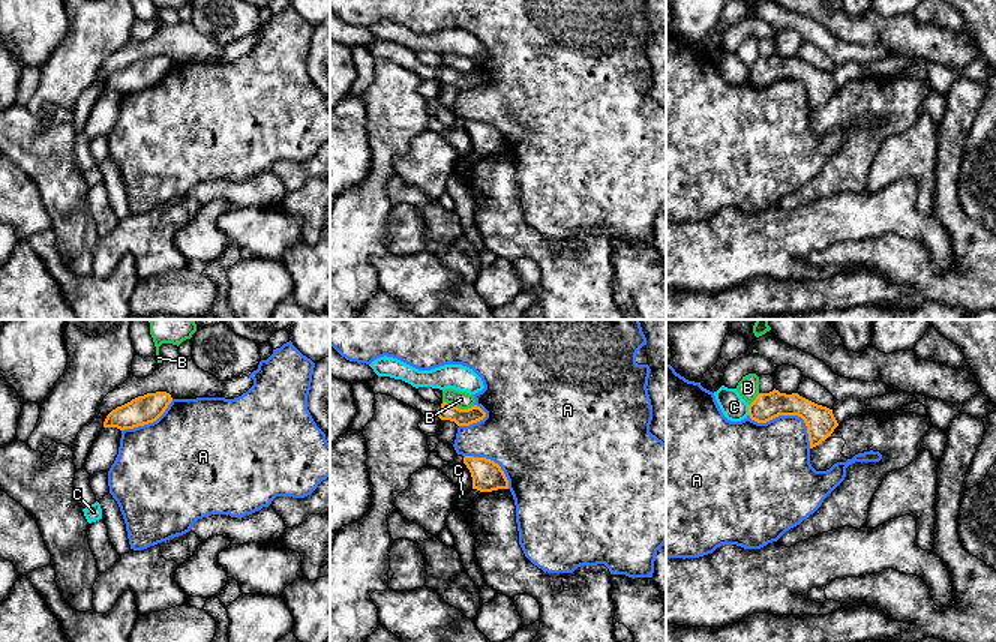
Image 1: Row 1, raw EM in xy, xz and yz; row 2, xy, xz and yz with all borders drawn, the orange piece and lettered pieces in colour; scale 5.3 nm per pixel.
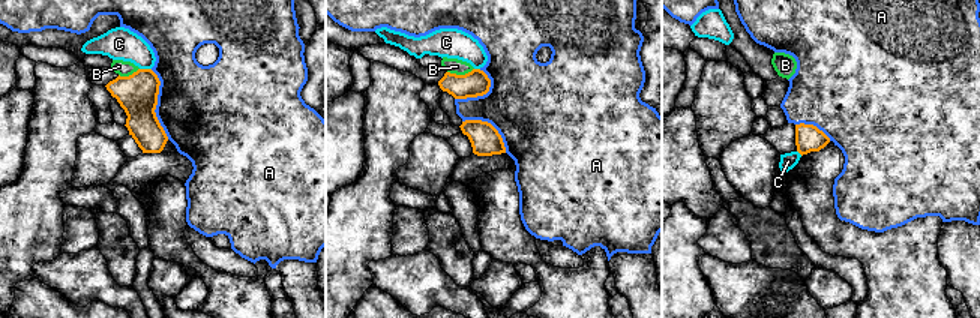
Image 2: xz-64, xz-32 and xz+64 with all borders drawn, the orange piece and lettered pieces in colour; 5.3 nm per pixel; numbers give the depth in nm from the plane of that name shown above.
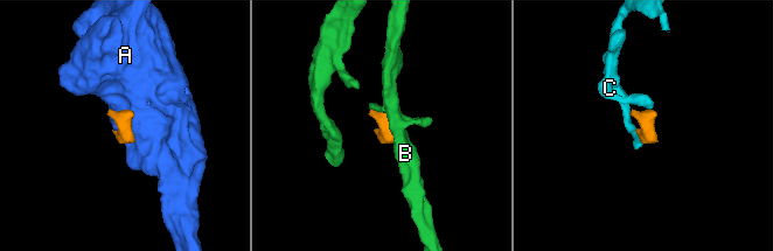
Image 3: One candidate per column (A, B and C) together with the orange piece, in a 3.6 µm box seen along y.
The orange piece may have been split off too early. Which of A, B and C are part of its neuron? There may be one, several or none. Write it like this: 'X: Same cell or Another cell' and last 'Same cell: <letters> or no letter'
A: Another cell
B: Another cell
C: Another cell
Same cell: no letter

